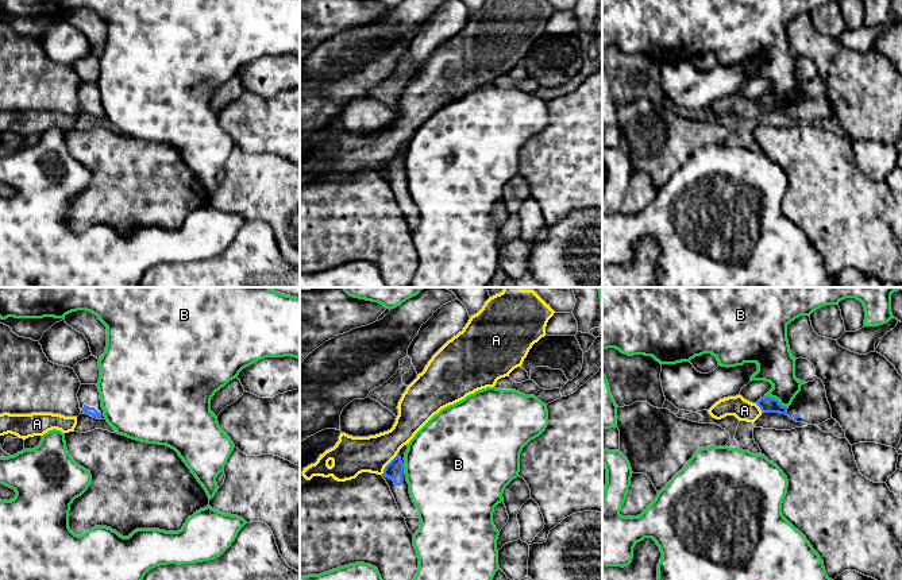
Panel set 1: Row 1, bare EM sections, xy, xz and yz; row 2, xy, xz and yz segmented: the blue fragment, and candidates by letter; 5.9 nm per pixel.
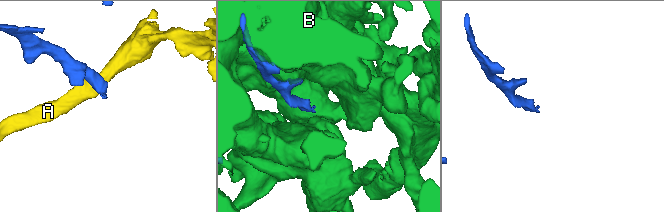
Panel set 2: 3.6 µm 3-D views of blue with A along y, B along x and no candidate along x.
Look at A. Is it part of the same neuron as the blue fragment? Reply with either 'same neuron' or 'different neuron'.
different neuron

